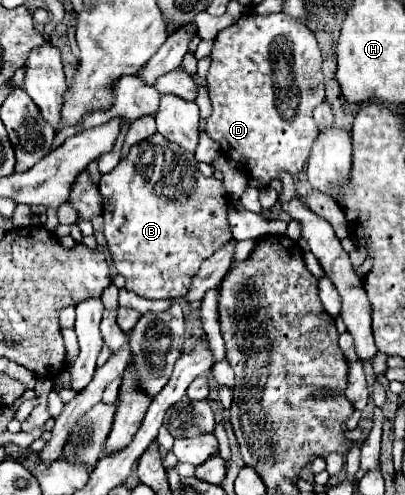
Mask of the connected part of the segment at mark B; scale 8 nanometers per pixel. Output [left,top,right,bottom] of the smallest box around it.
[99,134,231,300]

